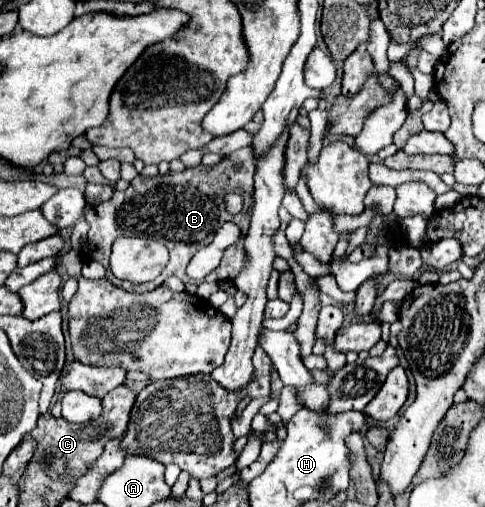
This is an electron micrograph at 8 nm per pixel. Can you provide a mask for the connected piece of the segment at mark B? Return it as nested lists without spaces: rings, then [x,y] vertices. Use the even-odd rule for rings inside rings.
[[[241,148],[213,166],[199,164],[195,168],[187,168],[183,172],[167,172],[163,176],[161,174],[137,176],[131,180],[125,192],[115,192],[111,200],[85,210],[89,234],[83,246],[83,256],[85,260],[101,262],[107,268],[111,256],[111,244],[117,236],[127,234],[127,236],[151,238],[167,246],[171,254],[169,264],[159,274],[159,278],[151,282],[151,288],[161,286],[167,276],[177,276],[185,284],[189,284],[191,278],[185,274],[187,262],[195,256],[197,250],[201,250],[213,240],[217,228],[223,222],[233,220],[235,224],[241,226],[243,234],[247,234],[251,222],[249,208],[253,206],[253,174],[255,174],[253,150]],[[225,194],[241,194],[245,198],[245,208],[235,216],[229,214],[225,210]]]

